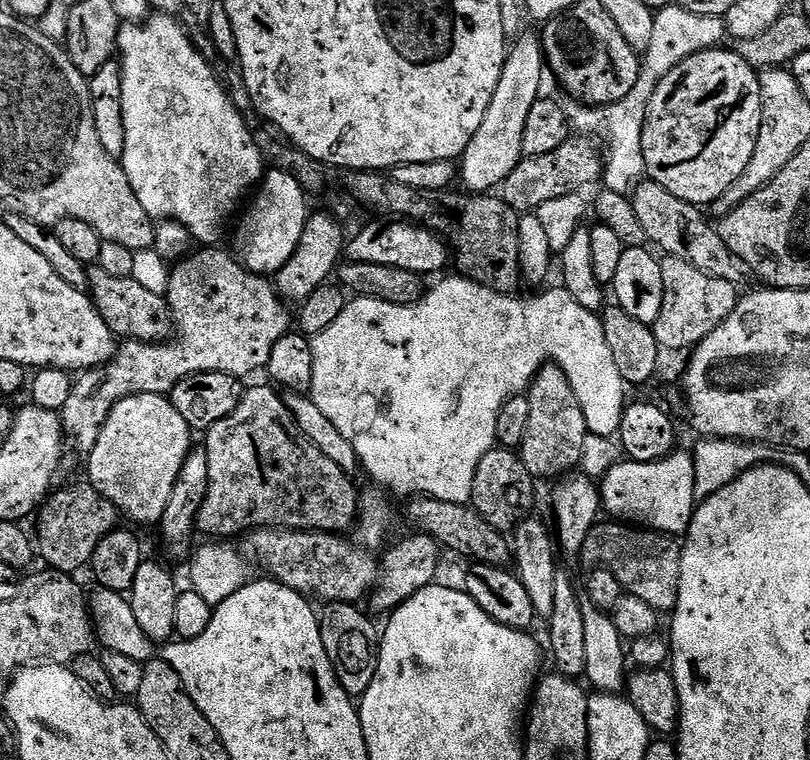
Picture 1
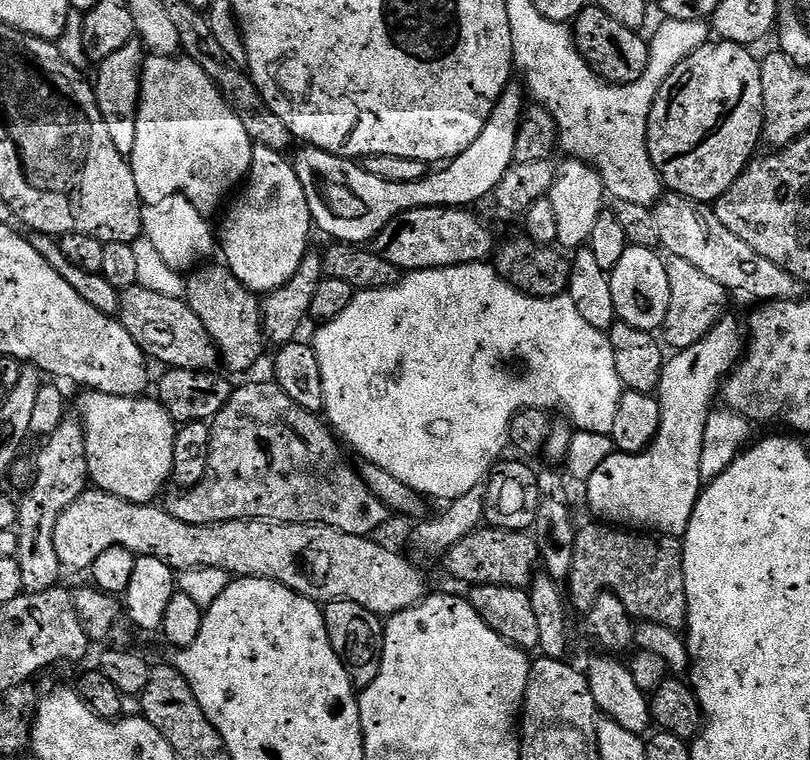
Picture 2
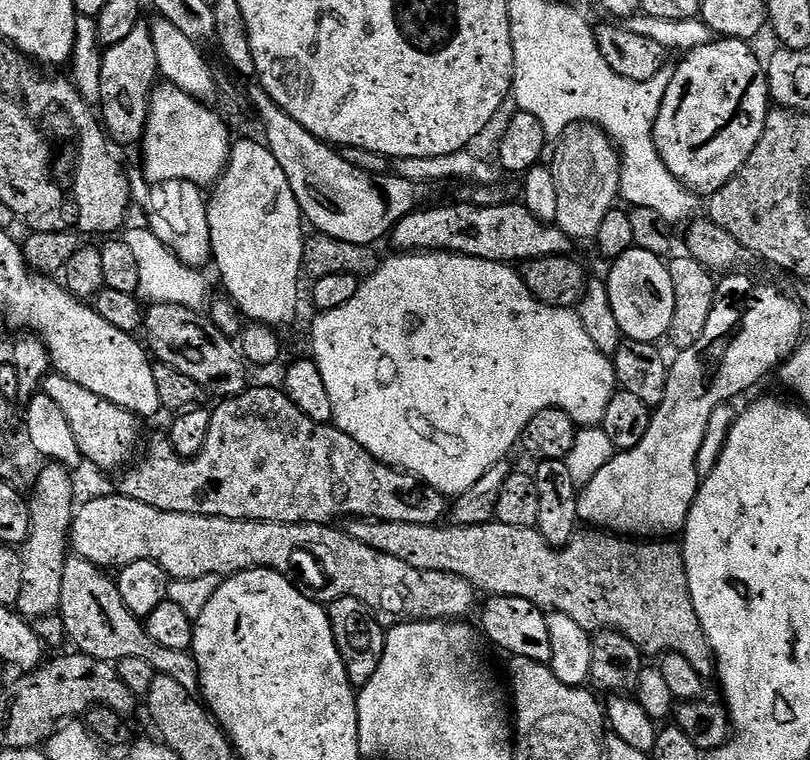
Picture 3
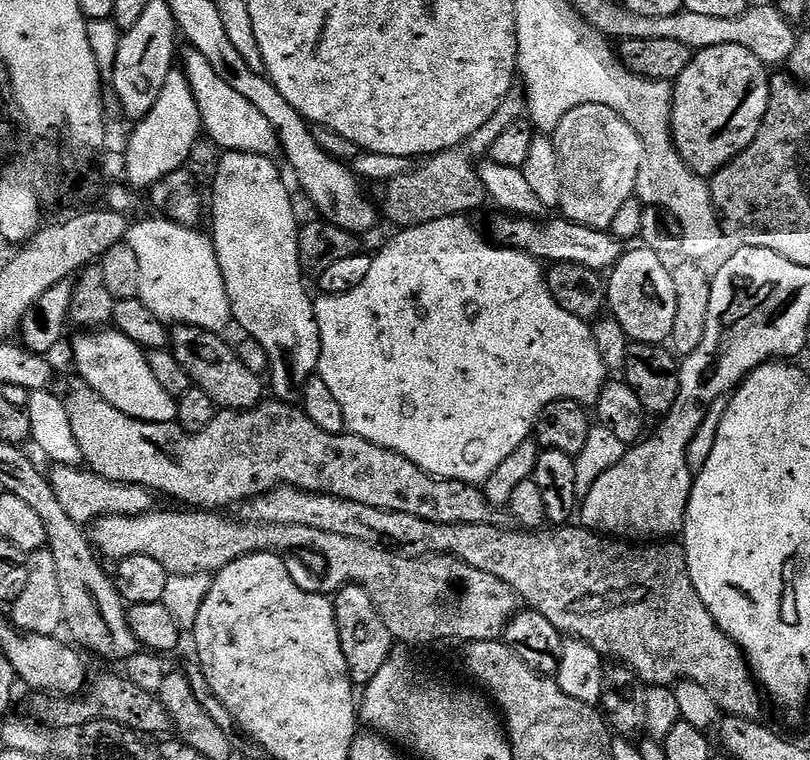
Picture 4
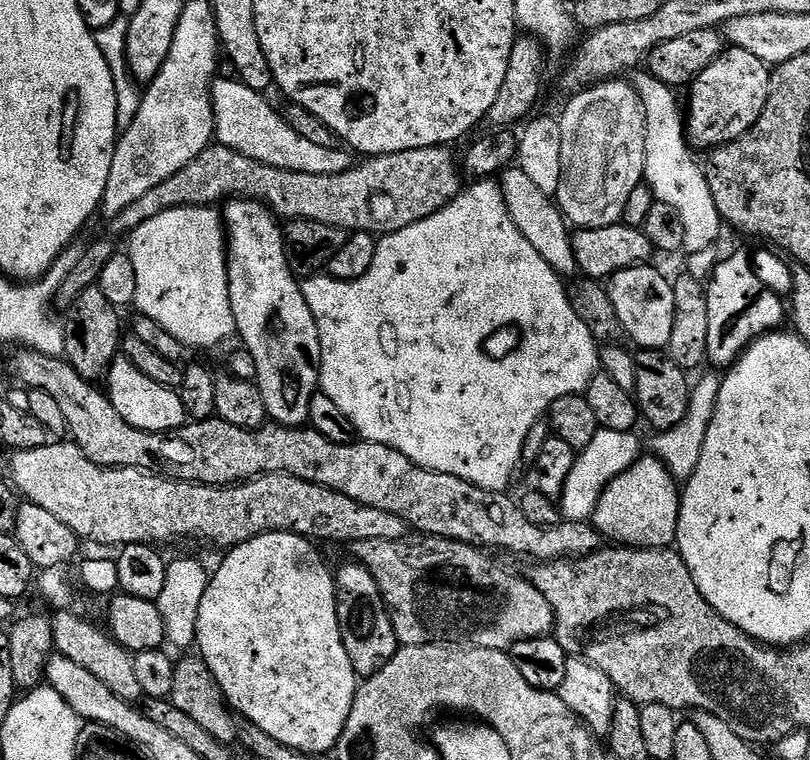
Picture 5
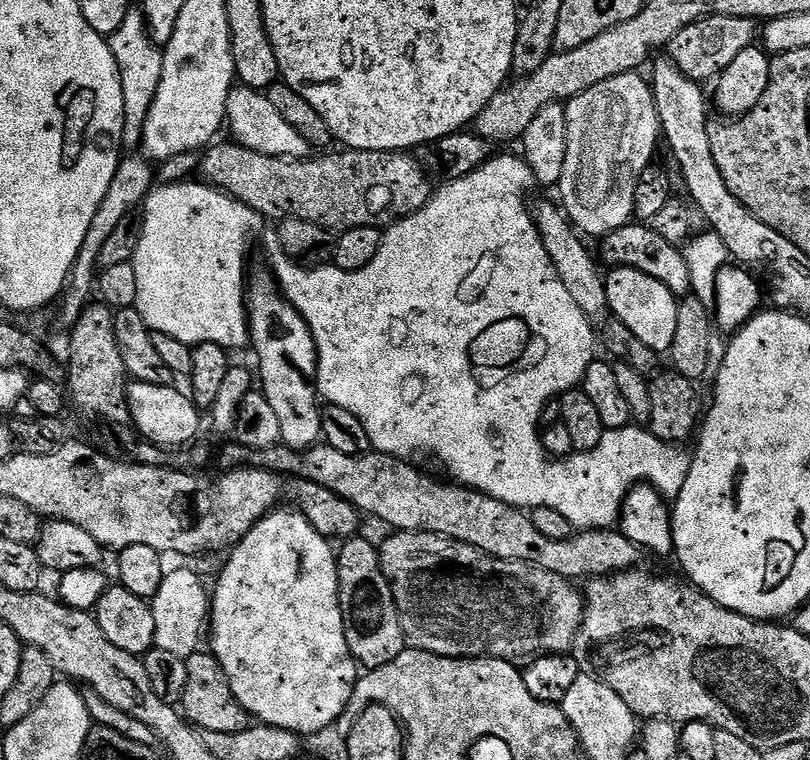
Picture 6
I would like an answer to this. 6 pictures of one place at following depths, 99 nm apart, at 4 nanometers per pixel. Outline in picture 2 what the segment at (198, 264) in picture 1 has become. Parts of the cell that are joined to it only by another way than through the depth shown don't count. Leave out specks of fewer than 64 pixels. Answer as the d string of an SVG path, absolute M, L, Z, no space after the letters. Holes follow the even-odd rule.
M214 263L196 268L187 277L186 299L194 314L202 318L202 326L206 326L210 338L216 344L219 359L229 368L227 371L248 372L259 362L260 355L266 349L264 324L260 320L260 300L257 293L242 286L242 282L234 278L227 266ZM72 414L65 415L63 422L58 426L58 430L51 432L43 441L44 449L42 449L36 456L36 477L33 478L32 485L25 490L24 497L19 497L18 500L20 513L16 519L15 534L18 538L18 550L16 551L15 557L18 566L22 566L22 586L24 587L25 592L41 592L42 590L50 590L61 583L60 575L62 575L62 569L58 562L58 553L54 550L54 526L58 526L58 518L62 518L62 510L66 510L66 506L70 506L70 502L74 502L74 498L78 498L82 495L90 484L88 478L88 463L86 462L86 454L84 453L84 426L75 415L73 416L74 417L72 417Z

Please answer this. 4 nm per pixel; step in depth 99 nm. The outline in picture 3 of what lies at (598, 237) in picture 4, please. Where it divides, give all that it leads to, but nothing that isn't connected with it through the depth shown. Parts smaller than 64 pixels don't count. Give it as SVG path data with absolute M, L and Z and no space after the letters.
M461 202L448 204L445 208L426 207L409 213L393 226L390 239L397 253L456 252L460 256L473 256L512 266L534 258L567 256L573 251L574 241L571 237L555 223L534 218L534 214L530 214L530 210L526 210L520 202L496 206Z

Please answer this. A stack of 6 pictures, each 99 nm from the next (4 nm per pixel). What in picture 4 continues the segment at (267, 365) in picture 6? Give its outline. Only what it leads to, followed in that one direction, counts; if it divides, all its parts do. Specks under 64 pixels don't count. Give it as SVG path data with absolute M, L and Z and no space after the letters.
M224 152L216 177L212 180L212 245L222 270L222 282L226 282L226 294L232 307L232 319L244 331L249 340L258 342L268 355L266 373L270 392L285 404L296 404L301 399L306 382L320 366L320 331L316 321L313 297L308 297L304 285L305 273L300 266L298 238L300 228L296 224L296 212L292 209L292 196L276 169L272 156L259 156L249 152Z

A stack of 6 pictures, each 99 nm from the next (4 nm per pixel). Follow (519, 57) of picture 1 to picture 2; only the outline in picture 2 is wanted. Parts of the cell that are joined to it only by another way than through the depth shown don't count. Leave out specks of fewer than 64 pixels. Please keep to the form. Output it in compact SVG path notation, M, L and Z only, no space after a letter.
M510 82L491 111L486 126L469 148L447 163L444 170L431 171L414 182L388 182L343 156L332 155L312 145L299 147L292 161L306 192L313 225L333 241L360 246L373 241L398 213L406 210L473 207L472 204L495 193L500 180L515 162L515 139L525 107L523 87Z

